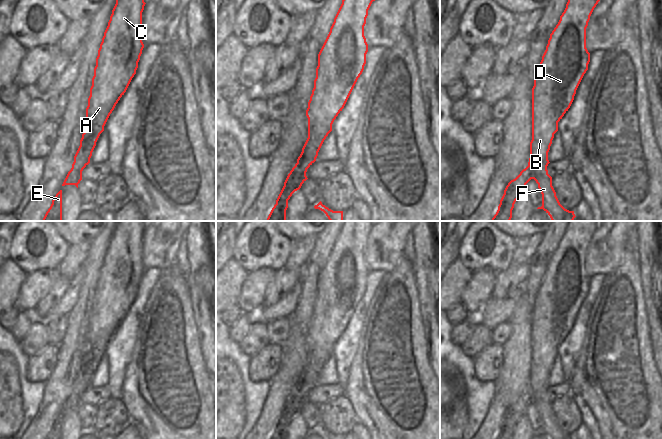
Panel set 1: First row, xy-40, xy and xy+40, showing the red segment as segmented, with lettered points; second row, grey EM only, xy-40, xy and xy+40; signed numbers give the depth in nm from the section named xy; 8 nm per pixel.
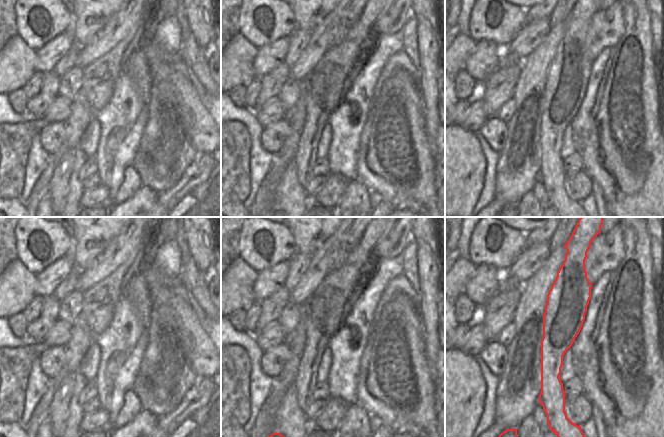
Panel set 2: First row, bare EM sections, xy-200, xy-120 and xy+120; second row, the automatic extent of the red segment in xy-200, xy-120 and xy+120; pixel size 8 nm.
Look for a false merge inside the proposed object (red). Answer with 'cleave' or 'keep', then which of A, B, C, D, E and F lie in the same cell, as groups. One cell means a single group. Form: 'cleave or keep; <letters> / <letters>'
cleave; A B C D F / E

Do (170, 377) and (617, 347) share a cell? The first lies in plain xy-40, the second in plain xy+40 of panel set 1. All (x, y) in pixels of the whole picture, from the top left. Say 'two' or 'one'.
one

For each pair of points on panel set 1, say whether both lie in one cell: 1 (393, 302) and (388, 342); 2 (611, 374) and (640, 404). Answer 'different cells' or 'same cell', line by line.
1: same cell
2: same cell

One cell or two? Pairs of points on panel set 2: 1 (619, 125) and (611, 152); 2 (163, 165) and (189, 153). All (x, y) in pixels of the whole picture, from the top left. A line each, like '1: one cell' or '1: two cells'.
1: one cell
2: one cell

